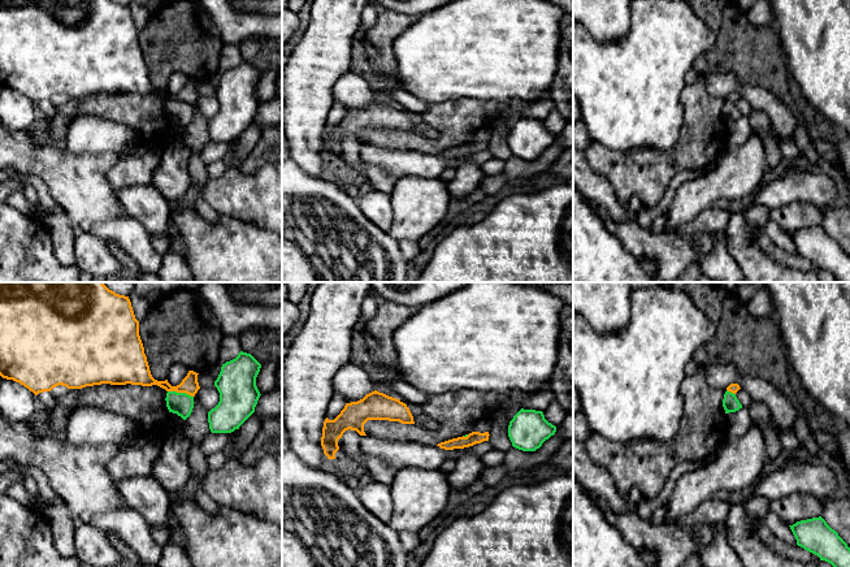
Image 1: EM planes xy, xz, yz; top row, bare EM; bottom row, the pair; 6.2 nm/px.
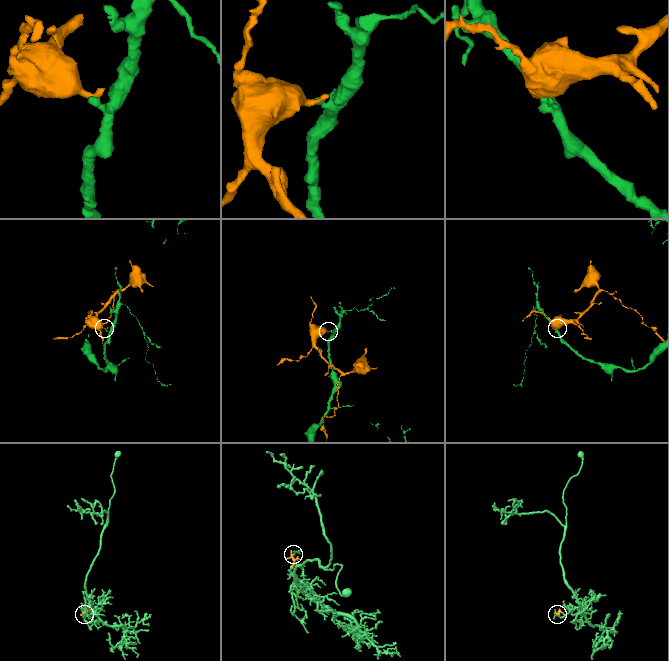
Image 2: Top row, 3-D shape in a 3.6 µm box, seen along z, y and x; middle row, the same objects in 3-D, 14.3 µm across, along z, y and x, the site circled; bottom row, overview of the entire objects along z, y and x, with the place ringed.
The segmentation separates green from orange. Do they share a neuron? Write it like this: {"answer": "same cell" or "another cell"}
{"answer": "another cell"}

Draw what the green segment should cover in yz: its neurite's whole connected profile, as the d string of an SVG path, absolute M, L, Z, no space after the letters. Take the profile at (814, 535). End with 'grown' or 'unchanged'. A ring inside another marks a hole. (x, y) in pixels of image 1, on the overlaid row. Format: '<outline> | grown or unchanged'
M821 516L801 520L789 527L798 546L833 567L850 567L850 547Z | unchanged

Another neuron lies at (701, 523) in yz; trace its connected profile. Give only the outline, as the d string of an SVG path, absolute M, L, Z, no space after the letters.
M710 498L691 514L682 516L678 524L688 531L701 546L707 546L715 537L714 528L727 524L730 503Z

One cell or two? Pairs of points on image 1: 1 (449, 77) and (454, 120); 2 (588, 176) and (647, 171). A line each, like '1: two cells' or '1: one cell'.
1: two cells
2: two cells

